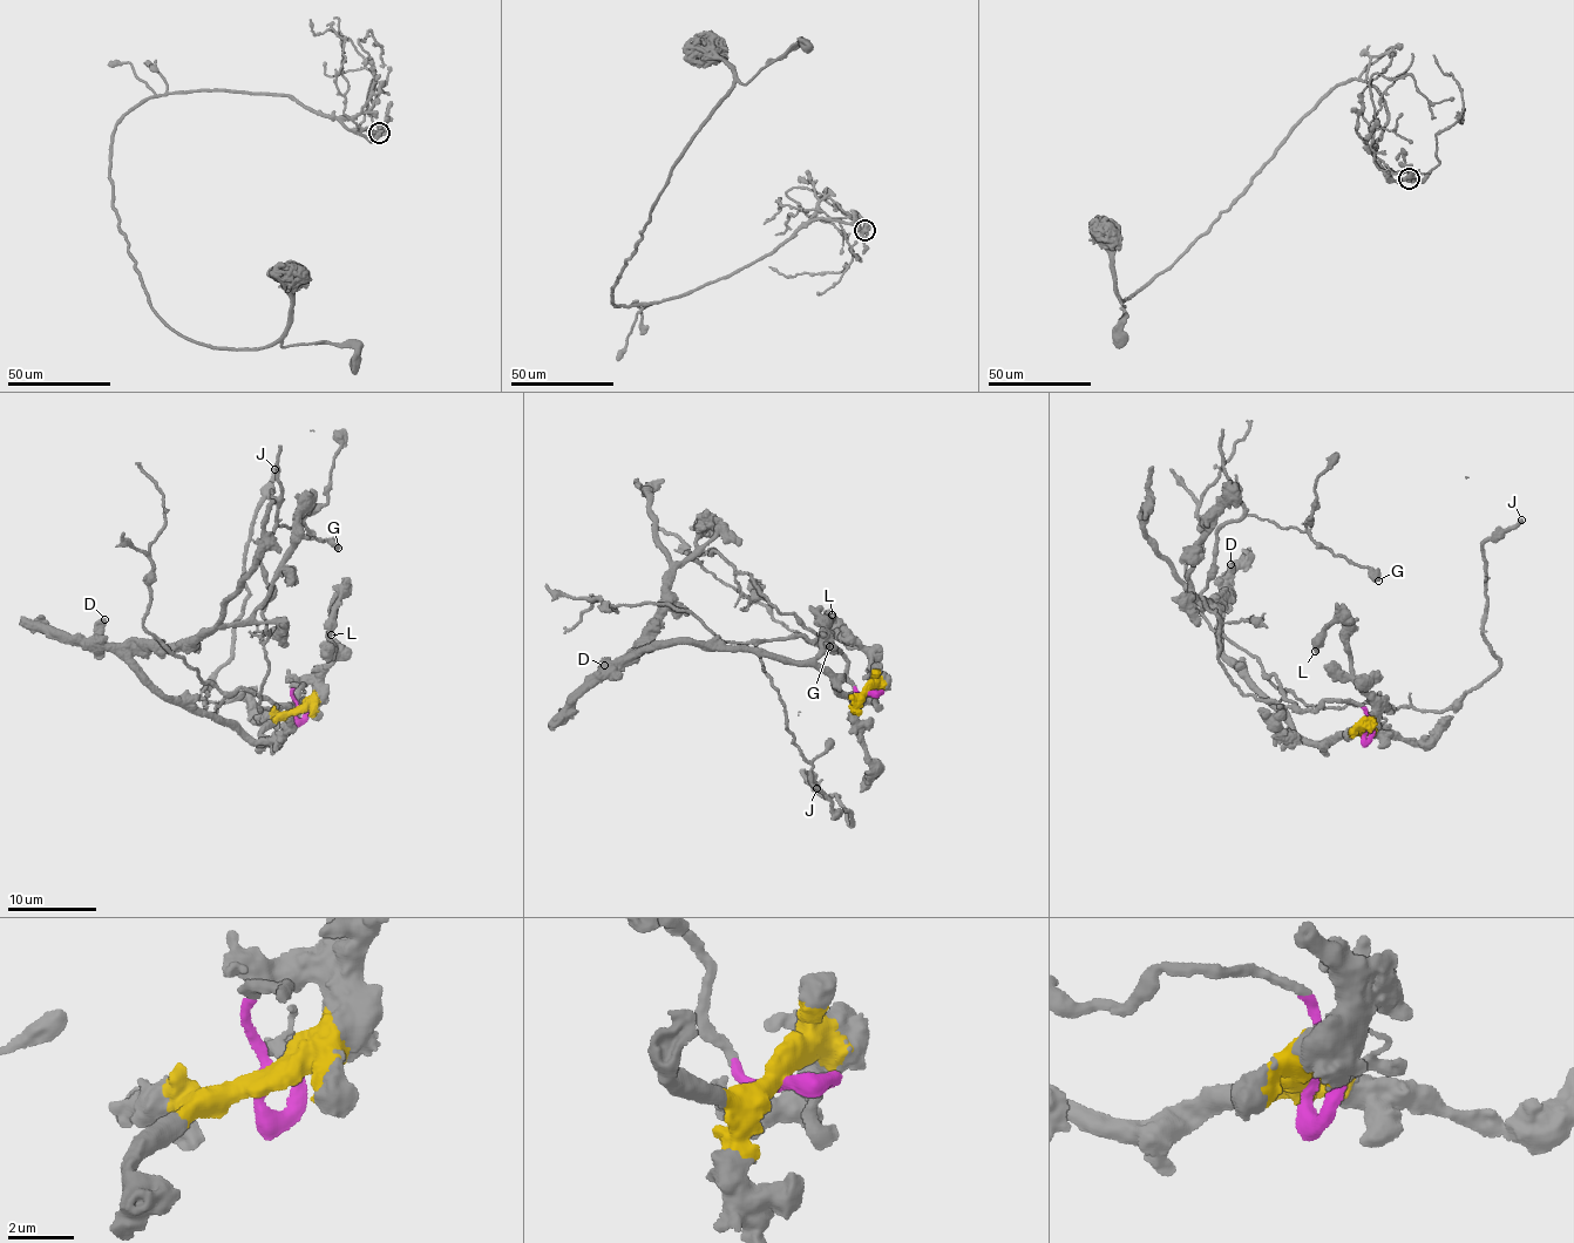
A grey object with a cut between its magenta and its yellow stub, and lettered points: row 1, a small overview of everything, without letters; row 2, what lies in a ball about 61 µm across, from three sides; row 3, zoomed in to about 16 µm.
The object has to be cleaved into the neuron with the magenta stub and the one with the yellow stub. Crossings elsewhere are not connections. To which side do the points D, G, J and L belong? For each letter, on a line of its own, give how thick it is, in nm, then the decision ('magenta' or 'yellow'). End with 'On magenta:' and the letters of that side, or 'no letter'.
D: 500 nm thick; yellow
G: 400 nm thick; magenta
J: 320 nm thick; magenta
L: 480 nm thick; yellow
On magenta: G, J

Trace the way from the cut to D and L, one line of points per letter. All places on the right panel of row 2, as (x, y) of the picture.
D: (1365, 729), (1358, 727), (1321, 741), (1307, 740), (1232, 666), (1215, 627), (1232, 564)
L: (1365, 729), (1372, 710), (1371, 694), (1352, 674), (1342, 622), (1324, 630), (1321, 646), (1314, 652)

